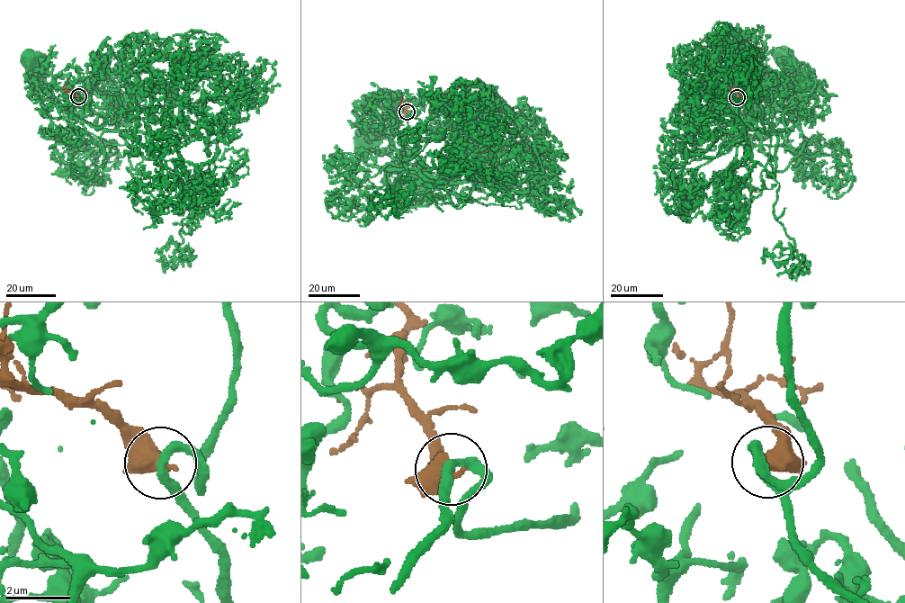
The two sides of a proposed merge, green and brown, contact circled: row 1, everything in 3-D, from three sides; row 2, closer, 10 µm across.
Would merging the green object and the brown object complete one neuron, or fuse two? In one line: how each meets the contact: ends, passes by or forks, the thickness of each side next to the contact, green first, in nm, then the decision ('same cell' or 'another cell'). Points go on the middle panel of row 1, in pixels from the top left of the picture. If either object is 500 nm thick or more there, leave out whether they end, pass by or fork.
280/650 nm | another cell

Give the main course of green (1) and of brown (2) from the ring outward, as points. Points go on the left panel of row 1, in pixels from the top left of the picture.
1: (77, 96), (83, 119), (117, 130), (145, 157), (168, 146), (160, 134), (106, 130), (76, 118), (31, 58)
2: (77, 96), (62, 86)

